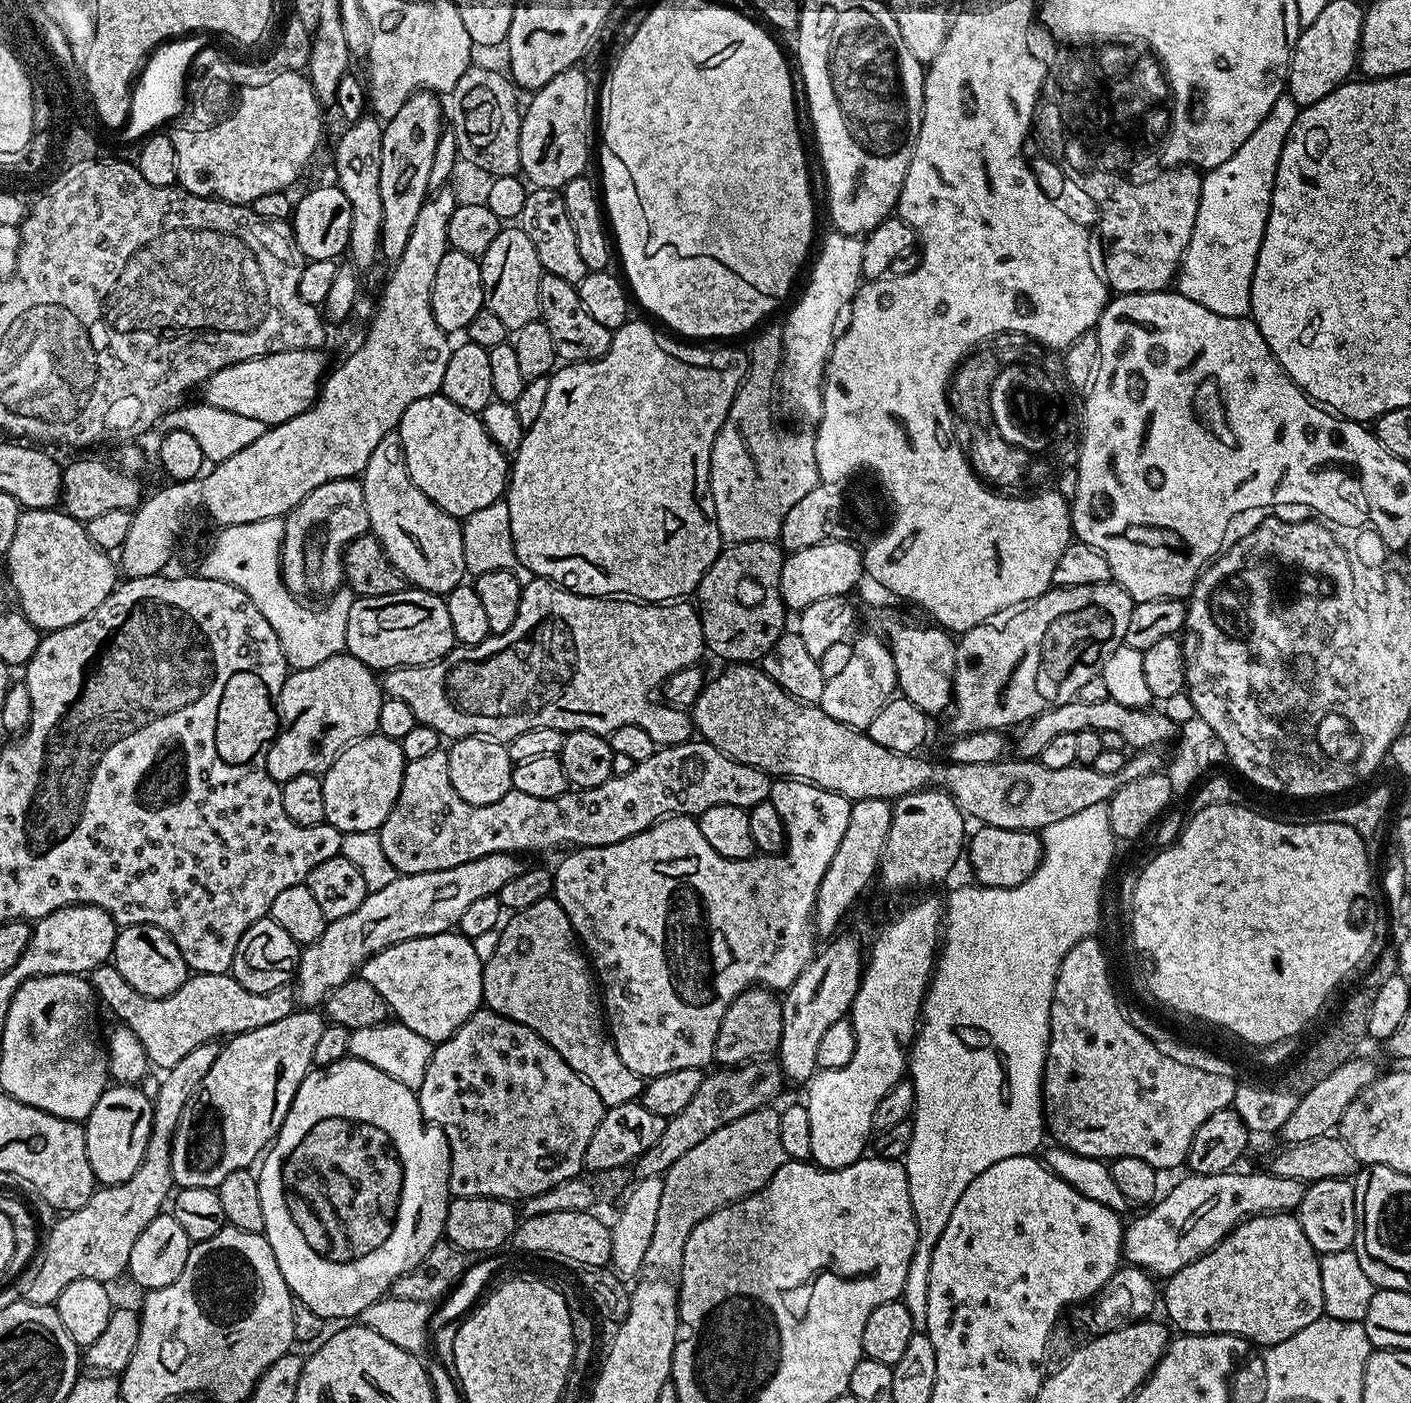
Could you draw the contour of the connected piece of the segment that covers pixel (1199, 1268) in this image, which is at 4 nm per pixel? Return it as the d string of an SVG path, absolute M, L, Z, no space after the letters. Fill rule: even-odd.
M1292 1212L1249 1216L1205 1256L1167 1277L1165 1284L1168 1285L1162 1288L1162 1312L1164 1308L1165 1314L1172 1319L1173 1329L1180 1328L1176 1330L1190 1336L1234 1334L1253 1345L1271 1346L1286 1342L1286 1338L1298 1334L1298 1330L1324 1315L1320 1256L1314 1246L1310 1246L1310 1238L1306 1238L1299 1219Z

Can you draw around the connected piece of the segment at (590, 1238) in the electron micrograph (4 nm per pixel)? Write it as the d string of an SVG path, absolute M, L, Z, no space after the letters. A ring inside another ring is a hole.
M586 1211L524 1216L516 1225L516 1233L510 1241L511 1247L516 1247L520 1252L529 1252L532 1256L557 1256L558 1259L569 1260L572 1264L581 1264L580 1268L584 1270L608 1268L612 1262L612 1230L607 1223L604 1225L598 1217L592 1215L591 1211Z

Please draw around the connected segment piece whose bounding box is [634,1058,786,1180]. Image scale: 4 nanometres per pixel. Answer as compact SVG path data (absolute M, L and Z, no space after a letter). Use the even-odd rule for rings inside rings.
M761 1058L746 1064L728 1066L723 1070L716 1071L720 1072L709 1071L705 1075L702 1086L698 1086L698 1091L694 1093L694 1098L690 1098L688 1105L683 1110L678 1110L678 1114L674 1114L668 1120L666 1130L662 1130L662 1138L658 1138L658 1142L654 1142L654 1146L650 1146L650 1150L646 1150L646 1154L642 1154L636 1159L634 1165L636 1180L645 1180L651 1176L663 1177L668 1168L674 1166L674 1162L678 1162L678 1158L682 1158L682 1154L688 1153L689 1150L694 1150L694 1146L698 1146L698 1142L702 1142L702 1138L710 1138L710 1134L714 1134L714 1130L722 1130L722 1126L742 1118L754 1110L769 1107L773 1103L772 1099L783 1090L784 1084L786 1085L783 1069L772 1058Z

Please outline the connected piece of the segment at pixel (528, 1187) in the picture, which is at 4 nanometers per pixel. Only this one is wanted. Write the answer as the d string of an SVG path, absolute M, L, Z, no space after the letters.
M481 1010L473 1014L459 1030L450 1038L432 1049L432 1057L426 1066L426 1078L422 1078L422 1086L418 1090L418 1103L425 1120L442 1130L448 1140L448 1190L453 1197L458 1196L489 1196L509 1202L523 1202L531 1196L542 1194L558 1182L575 1180L584 1168L586 1146L590 1146L590 1138L594 1138L594 1130L598 1130L598 1122L605 1114L602 1098L580 1077L558 1053L547 1044L534 1030L514 1022L497 1012Z

